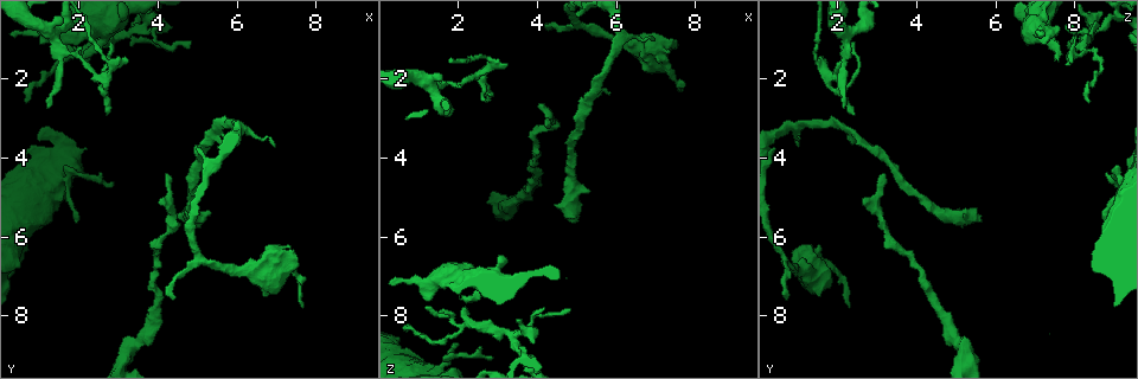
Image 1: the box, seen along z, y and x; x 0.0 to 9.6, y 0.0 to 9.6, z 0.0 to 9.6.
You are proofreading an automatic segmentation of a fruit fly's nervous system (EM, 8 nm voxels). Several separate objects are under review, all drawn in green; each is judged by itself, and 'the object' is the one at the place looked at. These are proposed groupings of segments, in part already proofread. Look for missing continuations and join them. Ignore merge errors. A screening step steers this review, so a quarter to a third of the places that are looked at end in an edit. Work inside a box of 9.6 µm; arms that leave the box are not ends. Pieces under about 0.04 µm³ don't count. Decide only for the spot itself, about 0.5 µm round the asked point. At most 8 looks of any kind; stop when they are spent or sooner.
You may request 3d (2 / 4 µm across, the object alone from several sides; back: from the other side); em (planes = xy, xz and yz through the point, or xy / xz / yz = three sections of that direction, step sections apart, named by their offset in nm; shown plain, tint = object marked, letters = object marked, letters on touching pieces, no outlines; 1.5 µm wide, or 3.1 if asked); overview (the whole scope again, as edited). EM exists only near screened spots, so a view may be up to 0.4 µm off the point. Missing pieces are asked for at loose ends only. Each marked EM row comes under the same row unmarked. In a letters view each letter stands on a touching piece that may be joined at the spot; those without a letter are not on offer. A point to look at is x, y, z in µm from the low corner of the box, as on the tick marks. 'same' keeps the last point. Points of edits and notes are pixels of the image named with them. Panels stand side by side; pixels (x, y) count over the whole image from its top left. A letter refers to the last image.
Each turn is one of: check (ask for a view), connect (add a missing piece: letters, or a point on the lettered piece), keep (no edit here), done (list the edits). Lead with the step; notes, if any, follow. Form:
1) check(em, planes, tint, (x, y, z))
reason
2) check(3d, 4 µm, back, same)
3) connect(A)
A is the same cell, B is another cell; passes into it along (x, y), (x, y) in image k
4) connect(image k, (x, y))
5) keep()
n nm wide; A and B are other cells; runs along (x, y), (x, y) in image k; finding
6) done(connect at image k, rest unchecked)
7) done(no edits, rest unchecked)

check(em, yz, step 4, letters, (4.80, 1.05, 7.85))
free end

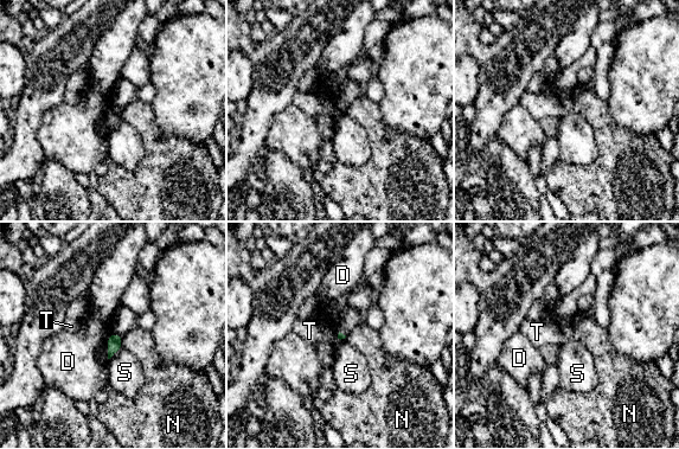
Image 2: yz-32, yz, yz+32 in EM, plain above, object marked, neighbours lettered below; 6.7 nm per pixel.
check(em, planes, letters, same)

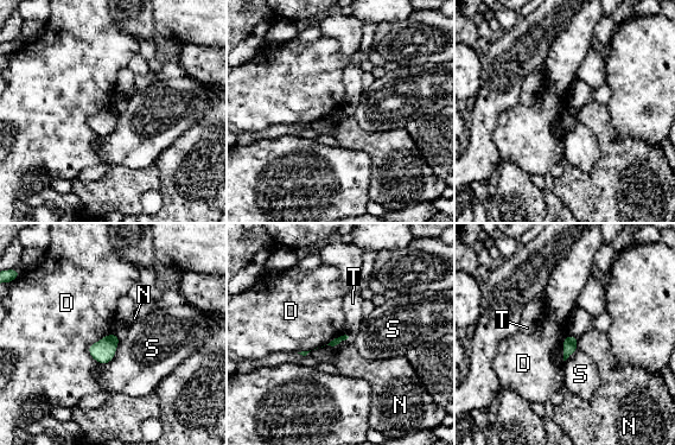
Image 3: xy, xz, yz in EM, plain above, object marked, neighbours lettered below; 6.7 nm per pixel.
keep()
D, N, S and T are other cells; border along (110, 334), (88, 347), (99, 363) in image 3; none of them fits

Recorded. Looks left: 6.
check(em, planes, letters, (2.80, 4.60, 9.10))
tapers out

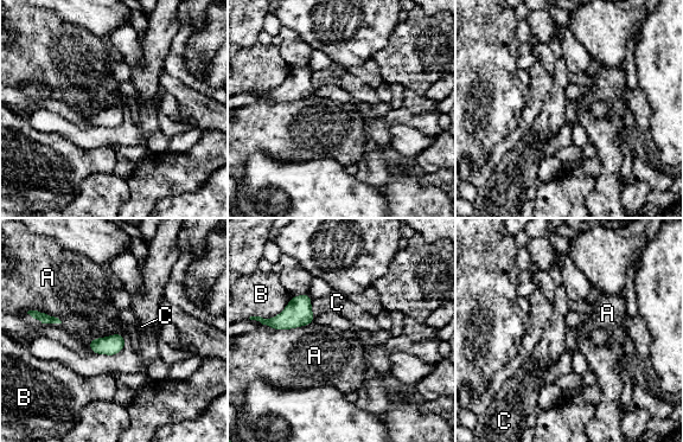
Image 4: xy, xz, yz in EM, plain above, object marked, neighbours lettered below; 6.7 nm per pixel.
keep()
140 nm wide; A, B and C are other cells; border along (34, 309), (51, 314), (62, 322) in image 4; none of them fits

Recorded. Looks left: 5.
check(em, xz, step 4, letters, (5.00, 5.55, 5.65))
stops while still wide

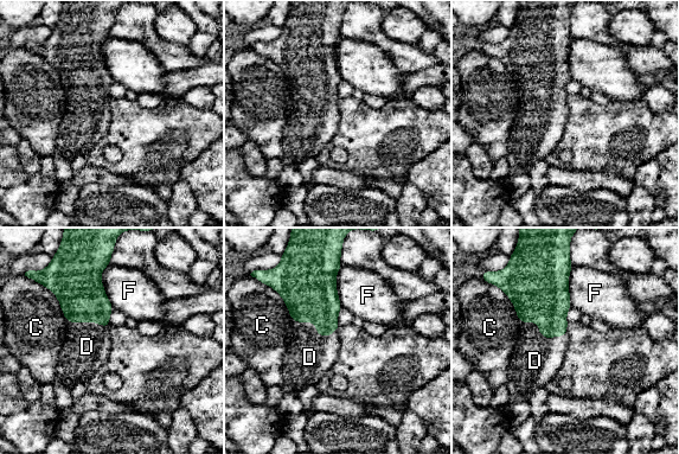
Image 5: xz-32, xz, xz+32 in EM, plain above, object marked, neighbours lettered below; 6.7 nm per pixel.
check(em, planes, letters, same)

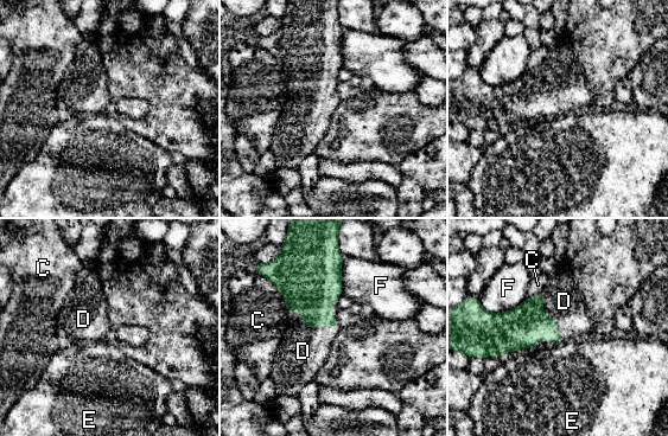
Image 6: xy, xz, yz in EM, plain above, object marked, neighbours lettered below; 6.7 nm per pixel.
connect(D)
D is the same cell, C, E and F are other cells; it goes on there

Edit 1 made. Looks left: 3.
done(connect at image 6, rest unchecked)

